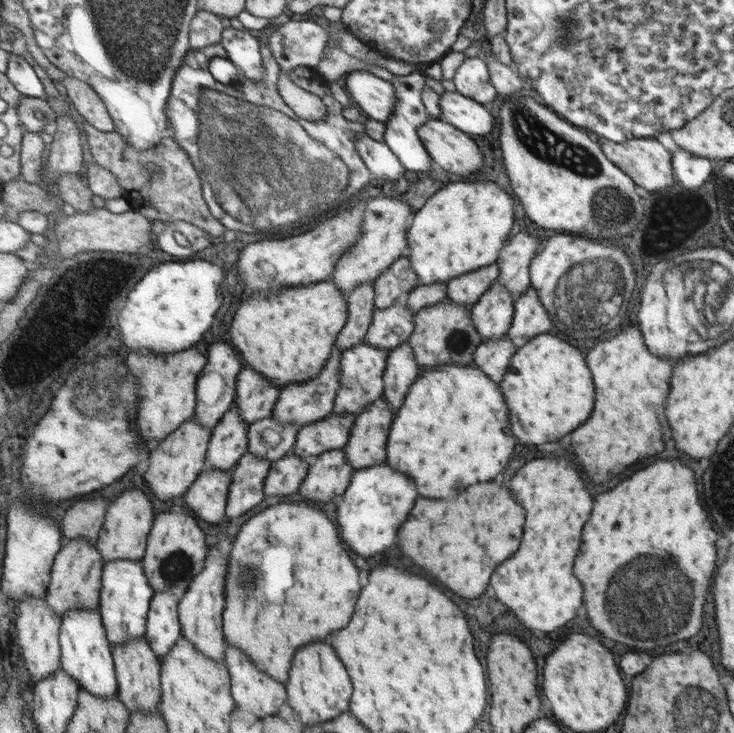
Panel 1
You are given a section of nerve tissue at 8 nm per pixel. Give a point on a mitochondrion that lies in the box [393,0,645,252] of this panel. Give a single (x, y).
(543, 143)

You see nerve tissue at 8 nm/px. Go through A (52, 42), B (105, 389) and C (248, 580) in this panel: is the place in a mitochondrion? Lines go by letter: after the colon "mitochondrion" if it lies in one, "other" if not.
A: other
B: mitochondrion
C: mitochondrion

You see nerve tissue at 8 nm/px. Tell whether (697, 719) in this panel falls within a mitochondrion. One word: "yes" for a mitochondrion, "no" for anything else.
yes

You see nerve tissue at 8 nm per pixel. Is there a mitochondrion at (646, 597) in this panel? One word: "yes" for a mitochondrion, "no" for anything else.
yes

